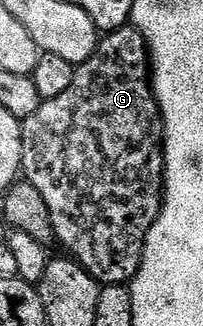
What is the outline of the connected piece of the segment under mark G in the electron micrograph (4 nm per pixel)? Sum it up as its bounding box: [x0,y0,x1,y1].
[21,25,164,285]

